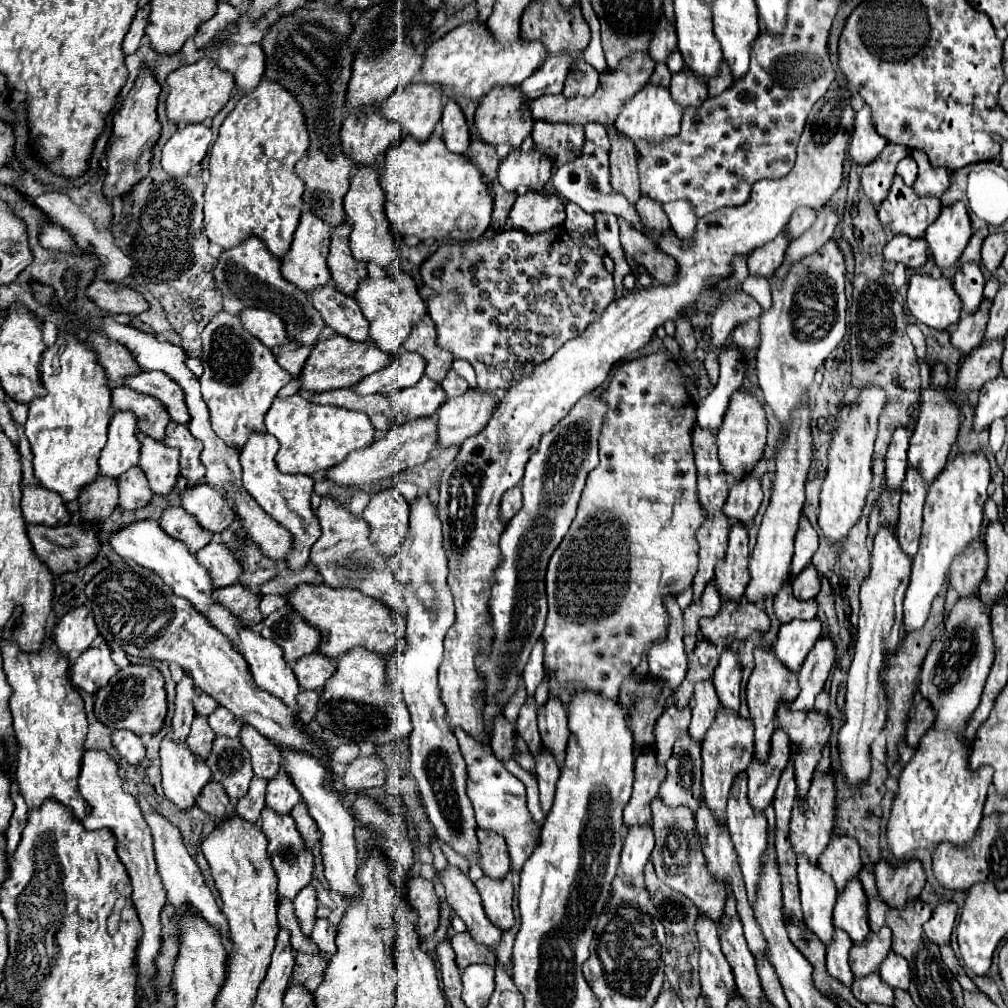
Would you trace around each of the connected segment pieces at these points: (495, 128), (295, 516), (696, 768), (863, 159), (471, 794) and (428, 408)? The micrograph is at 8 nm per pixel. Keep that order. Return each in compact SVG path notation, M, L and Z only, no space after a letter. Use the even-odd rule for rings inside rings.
M494 86L482 100L476 110L476 128L482 140L488 144L508 142L512 148L518 148L526 136L530 136L534 118L530 112L530 100L524 98L520 86Z
M254 432L250 436L248 444L244 446L244 450L240 454L240 464L244 468L244 488L246 488L248 494L252 494L256 498L256 502L262 506L262 510L270 518L274 518L282 528L286 528L292 534L292 550L286 556L284 564L286 564L286 568L298 572L308 564L310 548L320 536L318 518L310 508L312 478L304 476L304 474L284 474L284 472L280 472L276 462L274 462L276 450L278 450L278 440L276 438L272 438L268 434L260 434L260 432Z
M684 734L676 740L674 752L666 762L666 778L660 784L660 796L668 806L688 806L696 812L702 794L700 742Z
M862 106L856 114L856 130L850 140L850 158L854 164L870 164L876 160L876 156L882 152L882 148L888 144L884 136L876 132L876 126L872 122L870 106Z
M460 728L456 730L456 738L458 738L458 744L460 744L462 756L466 760L466 766L468 766L466 794L470 798L472 806L474 806L476 824L478 824L478 828L492 830L506 840L512 866L516 866L520 870L524 860L528 860L528 856L540 844L540 828L532 820L532 816L526 808L526 788L514 774L510 774L504 768L504 764L500 760L496 760L492 750L480 746L466 732L460 732Z
M426 374L418 384L404 388L400 392L392 394L394 408L400 412L406 412L408 418L426 418L434 416L436 410L446 402L446 392L440 384L432 382Z

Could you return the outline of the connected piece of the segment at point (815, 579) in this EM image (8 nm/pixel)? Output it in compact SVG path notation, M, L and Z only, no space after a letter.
M810 564L806 566L800 576L796 576L792 580L792 588L794 588L794 596L800 600L812 600L816 598L816 594L820 592L820 576L816 572L816 568Z

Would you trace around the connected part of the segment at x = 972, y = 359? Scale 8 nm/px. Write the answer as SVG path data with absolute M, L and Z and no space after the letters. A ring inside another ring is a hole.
M984 340L978 348L964 356L964 362L958 370L956 390L960 392L976 392L988 380L1000 374L1000 360L1002 360L1004 344L1002 340Z

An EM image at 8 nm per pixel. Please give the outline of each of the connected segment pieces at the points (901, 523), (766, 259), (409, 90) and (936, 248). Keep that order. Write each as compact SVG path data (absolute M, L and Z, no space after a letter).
M908 466L906 478L902 484L902 500L900 500L900 520L898 520L898 540L904 546L908 556L914 556L918 550L920 528L922 528L922 508L926 500L926 484L920 476L918 468Z
M784 226L784 230L780 232L780 236L776 236L776 240L770 240L768 244L760 246L752 256L748 256L750 274L760 274L760 276L770 278L774 270L784 262L788 244L790 244L788 226Z
M412 82L398 88L384 104L382 114L410 130L416 140L426 140L442 116L442 90L438 84Z
M954 202L942 208L936 222L924 234L924 240L932 250L936 266L946 270L958 262L970 236L972 226L968 210L964 202Z

